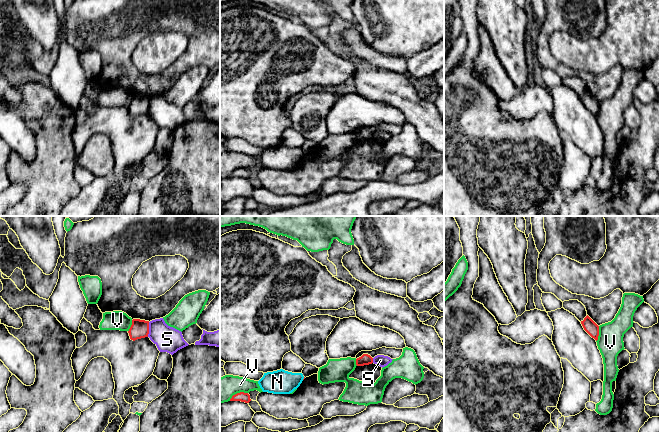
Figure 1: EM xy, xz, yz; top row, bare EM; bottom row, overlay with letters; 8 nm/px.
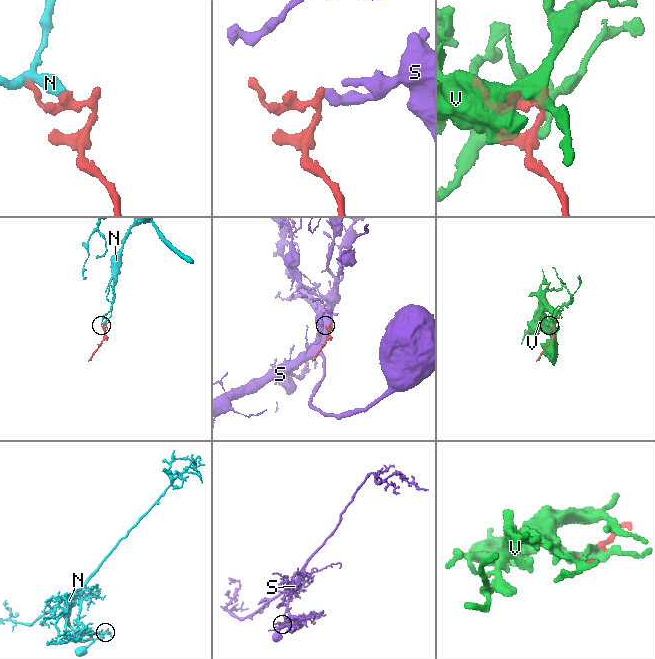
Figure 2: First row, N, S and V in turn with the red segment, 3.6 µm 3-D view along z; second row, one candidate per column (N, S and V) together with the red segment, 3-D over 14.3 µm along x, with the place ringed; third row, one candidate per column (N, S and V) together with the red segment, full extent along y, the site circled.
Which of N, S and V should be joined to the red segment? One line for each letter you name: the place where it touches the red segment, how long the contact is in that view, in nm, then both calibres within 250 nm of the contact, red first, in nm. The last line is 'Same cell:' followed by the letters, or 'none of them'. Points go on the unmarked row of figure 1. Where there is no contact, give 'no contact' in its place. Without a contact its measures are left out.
Same cell: none of them

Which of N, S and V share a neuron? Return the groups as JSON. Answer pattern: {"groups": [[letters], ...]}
{"groups": [["N"], ["S"], ["V"]]}

